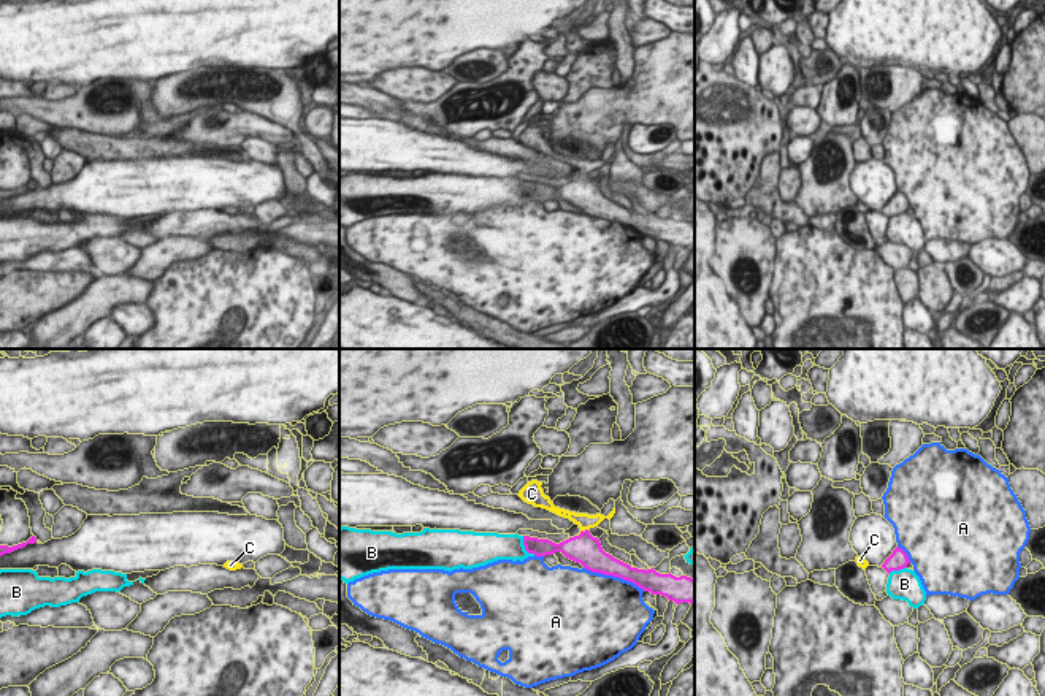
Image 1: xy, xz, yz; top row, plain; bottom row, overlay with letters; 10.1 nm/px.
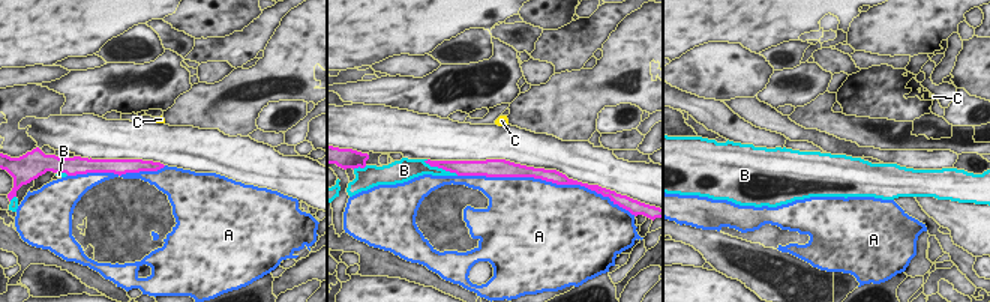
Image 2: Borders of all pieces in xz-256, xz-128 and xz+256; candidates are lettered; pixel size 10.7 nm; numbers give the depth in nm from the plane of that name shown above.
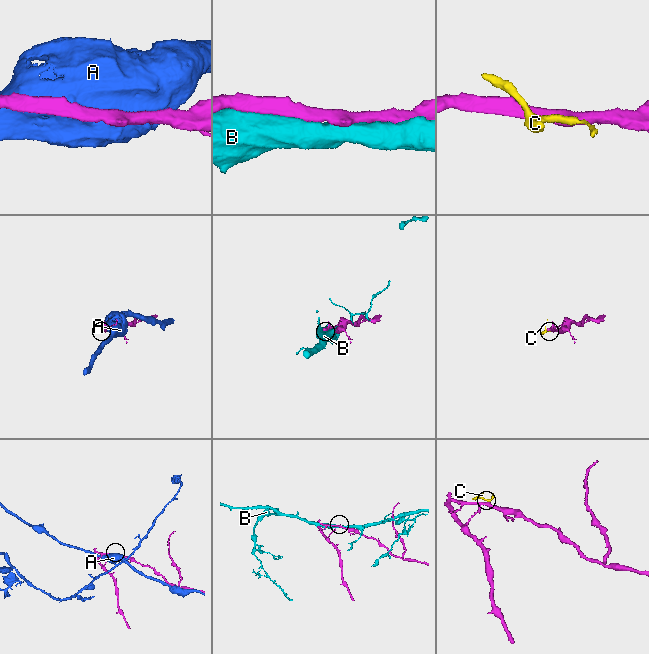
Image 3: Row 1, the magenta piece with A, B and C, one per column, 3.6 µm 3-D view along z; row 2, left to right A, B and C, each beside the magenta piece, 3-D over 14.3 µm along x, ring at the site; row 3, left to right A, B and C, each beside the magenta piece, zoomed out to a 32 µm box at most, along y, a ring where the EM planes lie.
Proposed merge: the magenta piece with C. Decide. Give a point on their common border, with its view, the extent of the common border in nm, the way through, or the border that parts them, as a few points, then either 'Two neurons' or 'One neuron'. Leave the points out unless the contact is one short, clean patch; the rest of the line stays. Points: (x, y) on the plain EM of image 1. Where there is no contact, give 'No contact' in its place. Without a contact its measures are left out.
Touches magenta at xz (582, 176). Shared border 140 nm. Path across: xz (584, 194), (582, 176), (584, 165). One neuron

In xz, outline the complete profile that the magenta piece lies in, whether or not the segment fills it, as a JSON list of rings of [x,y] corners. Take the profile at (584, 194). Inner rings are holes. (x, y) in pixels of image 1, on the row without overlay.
[[[531,125],[520,135],[519,141],[534,152],[542,152],[560,162],[569,163],[580,173],[580,178],[560,189],[555,189],[549,184],[523,181],[523,190],[528,198],[545,201],[553,200],[555,197],[561,197],[566,203],[580,208],[591,217],[614,220],[633,227],[644,236],[666,241],[676,249],[695,249],[695,224],[687,220],[676,222],[671,217],[660,219],[653,212],[647,216],[631,212],[630,209],[614,203],[603,195],[599,184],[593,182],[588,174],[598,171],[604,163],[611,165],[615,159],[615,152],[607,162],[601,159],[588,160],[569,157],[555,152],[550,143],[544,140],[541,130],[542,127]]]

